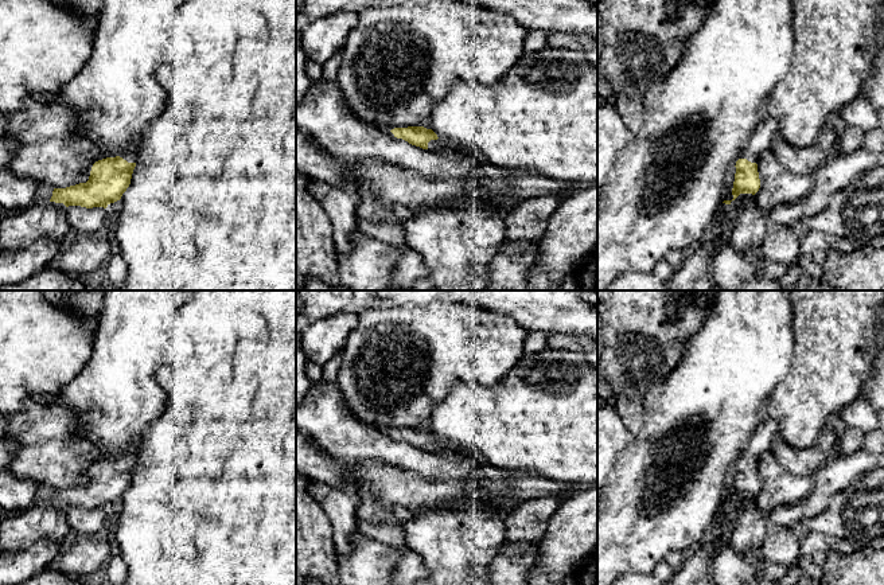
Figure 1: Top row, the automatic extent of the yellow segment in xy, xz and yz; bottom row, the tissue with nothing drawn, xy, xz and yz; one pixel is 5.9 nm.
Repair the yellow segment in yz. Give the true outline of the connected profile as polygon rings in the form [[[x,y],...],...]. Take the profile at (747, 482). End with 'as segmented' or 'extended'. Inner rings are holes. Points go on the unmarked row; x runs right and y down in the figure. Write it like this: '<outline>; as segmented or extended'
[[[763,417],[760,425],[752,433],[747,446],[736,463],[736,475],[732,490],[735,502],[740,495],[755,496],[760,490],[758,473],[758,459],[763,452],[771,451],[772,437],[779,433],[779,426],[775,421]]]; extended

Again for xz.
[[[408,428],[408,429],[394,429],[390,432],[394,438],[402,440],[412,446],[420,448],[428,452],[451,451],[459,452],[464,446],[455,442],[441,442],[432,430],[424,428]]]; extended

